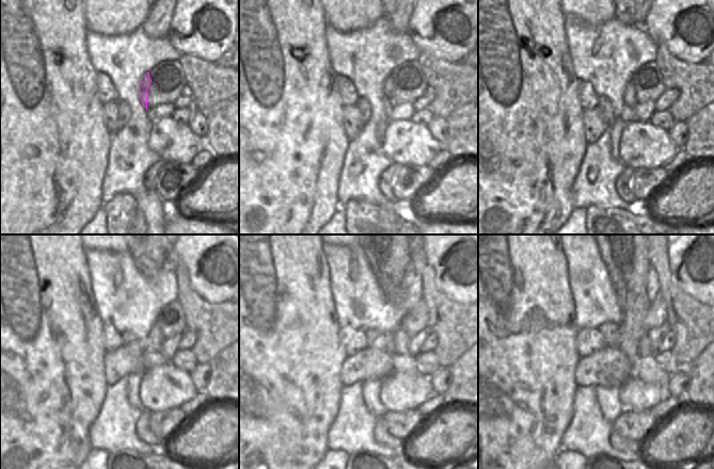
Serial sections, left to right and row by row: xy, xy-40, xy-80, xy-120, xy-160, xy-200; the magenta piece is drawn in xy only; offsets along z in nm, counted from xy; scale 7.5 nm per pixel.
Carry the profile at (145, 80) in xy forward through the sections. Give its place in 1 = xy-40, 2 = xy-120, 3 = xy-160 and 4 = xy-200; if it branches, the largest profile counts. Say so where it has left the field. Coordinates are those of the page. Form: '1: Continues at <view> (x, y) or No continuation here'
1: Continues at xy-40 (387, 84)
2: Continues at xy-120 (152, 356)
3: Continues at xy-160 (402, 362)
4: Continues at xy-200 (648, 370)

